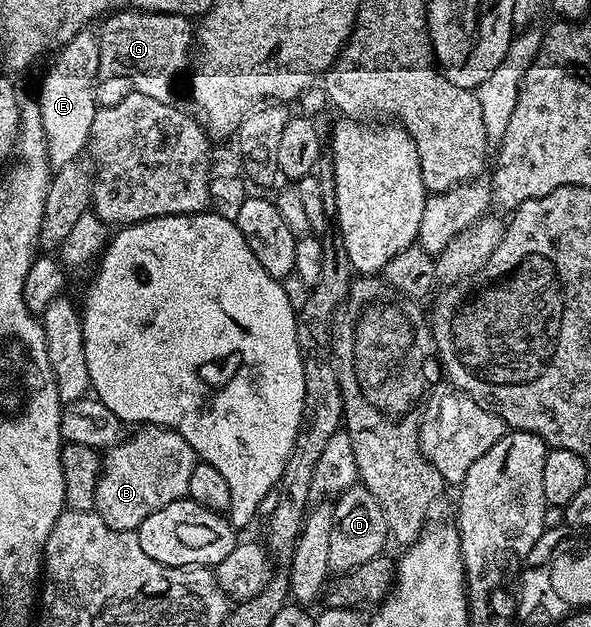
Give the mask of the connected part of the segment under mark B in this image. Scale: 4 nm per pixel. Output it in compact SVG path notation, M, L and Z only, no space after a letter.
M142 424L104 454L103 472L97 484L95 512L112 529L135 531L159 507L188 498L191 471L199 463L197 452L173 429Z

